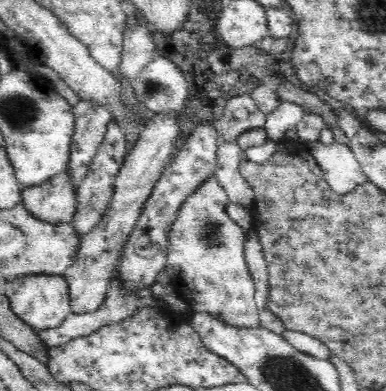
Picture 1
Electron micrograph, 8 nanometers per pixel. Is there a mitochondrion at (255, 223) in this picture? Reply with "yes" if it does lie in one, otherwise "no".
no

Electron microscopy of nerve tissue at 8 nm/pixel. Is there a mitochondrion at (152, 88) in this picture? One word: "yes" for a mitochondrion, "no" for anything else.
yes

